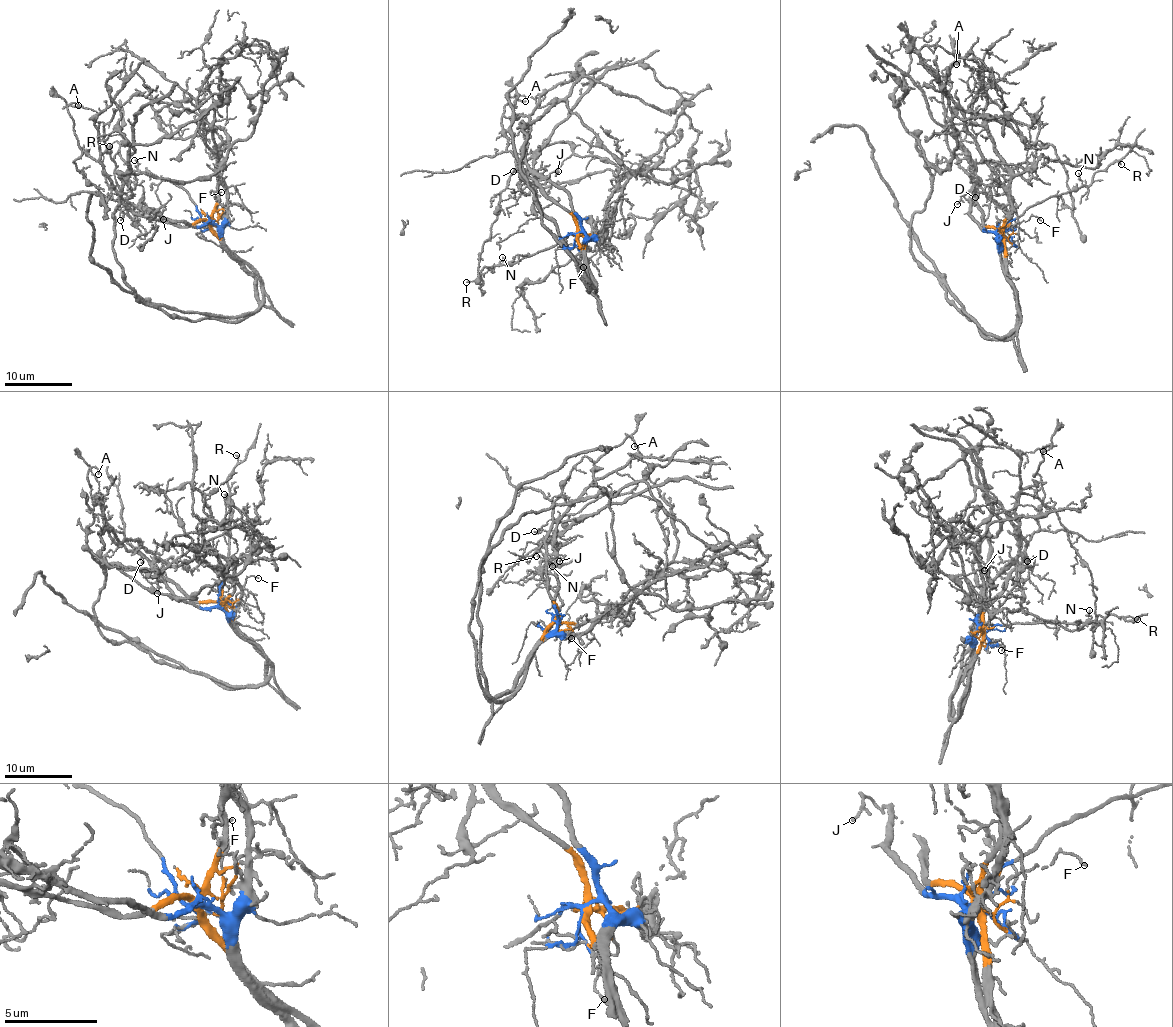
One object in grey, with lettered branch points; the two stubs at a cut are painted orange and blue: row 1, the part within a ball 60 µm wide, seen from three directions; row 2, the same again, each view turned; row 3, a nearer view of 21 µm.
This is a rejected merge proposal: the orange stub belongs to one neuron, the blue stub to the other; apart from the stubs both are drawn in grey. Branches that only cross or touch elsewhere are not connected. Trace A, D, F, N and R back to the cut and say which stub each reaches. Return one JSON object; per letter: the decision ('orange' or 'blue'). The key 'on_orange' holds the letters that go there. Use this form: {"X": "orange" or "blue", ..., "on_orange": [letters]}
{"A": "orange", "D": "orange", "F": "orange", "N": "blue", "R": "blue", "on_orange": ["A", "D", "F"]}

